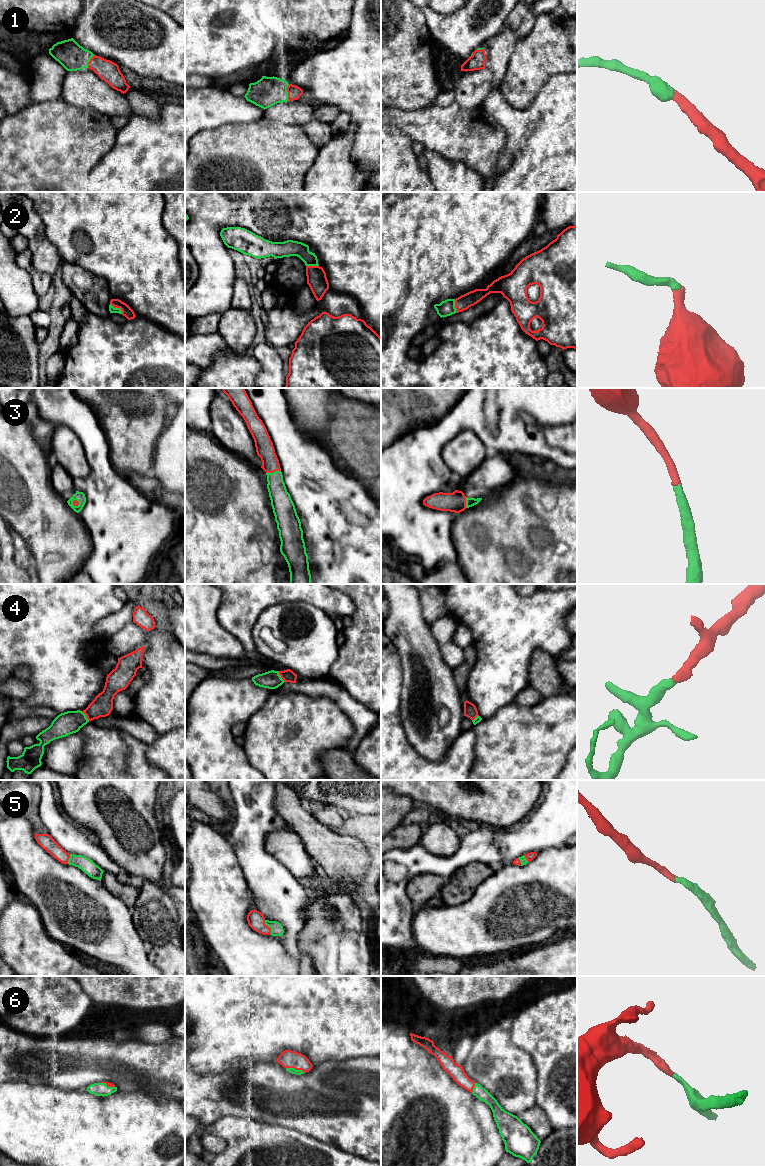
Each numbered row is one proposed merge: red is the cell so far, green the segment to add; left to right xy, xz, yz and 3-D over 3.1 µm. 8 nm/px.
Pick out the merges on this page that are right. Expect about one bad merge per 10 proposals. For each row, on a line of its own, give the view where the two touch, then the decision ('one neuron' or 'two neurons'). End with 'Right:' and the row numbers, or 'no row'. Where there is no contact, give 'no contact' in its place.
1: xz | one neuron
2: xy | one neuron
3: xz | one neuron
4: xz | one neuron
5: xz | one neuron
6: xz | one neuron
Right: 1, 2, 3, 4, 5, 6

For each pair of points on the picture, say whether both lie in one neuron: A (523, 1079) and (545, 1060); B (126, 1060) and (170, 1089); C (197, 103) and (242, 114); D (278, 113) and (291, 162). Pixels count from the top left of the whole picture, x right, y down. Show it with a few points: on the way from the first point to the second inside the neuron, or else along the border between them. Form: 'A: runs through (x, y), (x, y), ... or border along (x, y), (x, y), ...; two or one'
A: border along (521, 1049), (531, 1057), (536, 1069), (537, 1091); two
B: runs through (137, 1066), (148, 1067), (159, 1078); one
C: runs through (208, 108), (231, 109); one
D: border along (263, 115), (287, 124), (298, 124), (301, 126); two

